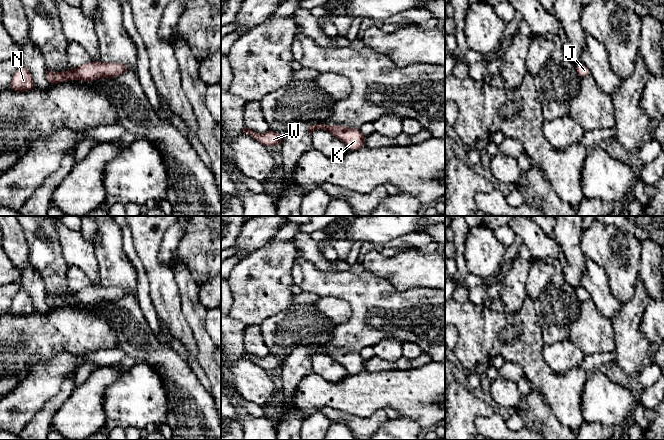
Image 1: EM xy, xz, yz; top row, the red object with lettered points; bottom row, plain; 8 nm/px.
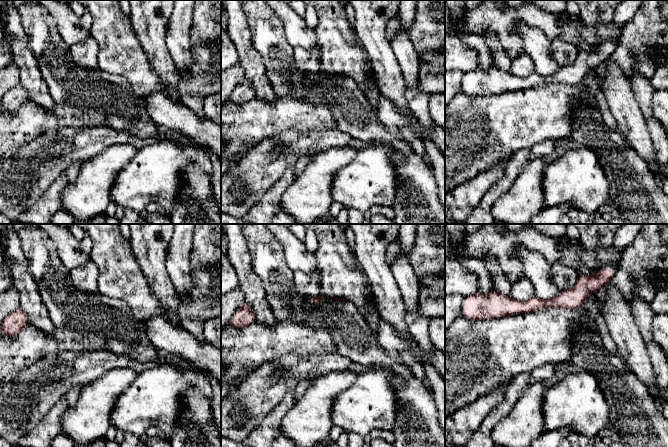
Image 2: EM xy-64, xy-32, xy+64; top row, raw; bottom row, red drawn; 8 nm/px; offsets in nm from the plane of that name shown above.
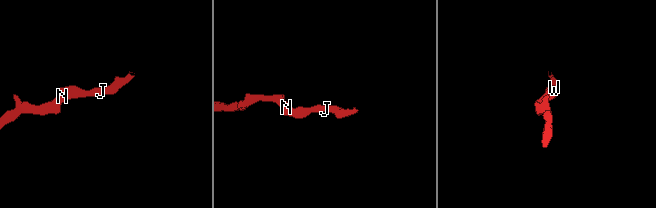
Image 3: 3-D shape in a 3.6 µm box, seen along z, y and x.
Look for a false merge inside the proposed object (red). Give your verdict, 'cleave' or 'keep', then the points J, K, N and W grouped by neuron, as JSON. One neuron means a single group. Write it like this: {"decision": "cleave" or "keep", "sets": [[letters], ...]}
{"decision": "keep", "sets": [["J", "K", "N", "W"]]}

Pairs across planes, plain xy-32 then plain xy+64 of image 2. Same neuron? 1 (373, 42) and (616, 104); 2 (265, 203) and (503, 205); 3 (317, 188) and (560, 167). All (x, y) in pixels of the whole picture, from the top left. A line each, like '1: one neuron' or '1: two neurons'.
1: one neuron
2: two neurons
3: two neurons

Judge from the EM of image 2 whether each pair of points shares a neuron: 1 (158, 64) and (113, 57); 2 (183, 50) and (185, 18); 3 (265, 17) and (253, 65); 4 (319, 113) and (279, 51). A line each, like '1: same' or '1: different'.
1: different
2: same
3: different
4: different

